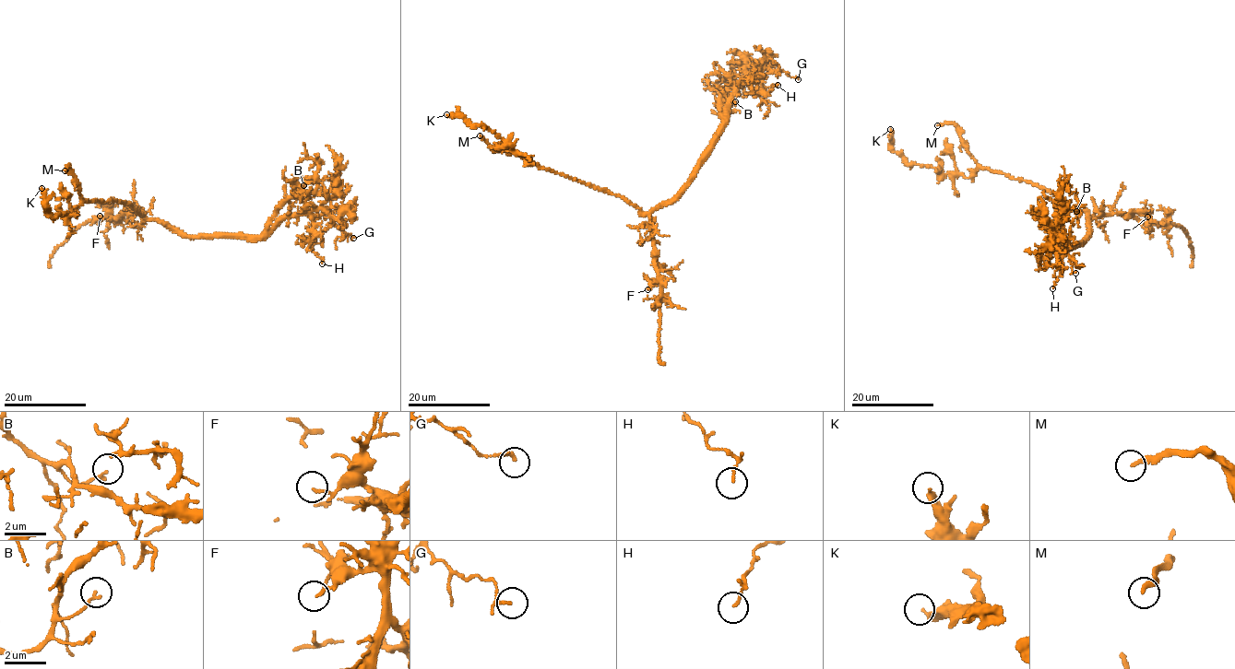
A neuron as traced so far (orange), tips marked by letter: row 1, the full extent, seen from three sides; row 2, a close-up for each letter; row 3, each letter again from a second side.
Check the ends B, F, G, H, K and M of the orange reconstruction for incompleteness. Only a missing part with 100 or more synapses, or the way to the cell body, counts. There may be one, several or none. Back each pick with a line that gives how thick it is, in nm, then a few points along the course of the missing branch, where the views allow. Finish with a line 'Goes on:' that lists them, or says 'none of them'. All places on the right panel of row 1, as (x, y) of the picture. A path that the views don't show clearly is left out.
Goes on: none of them

